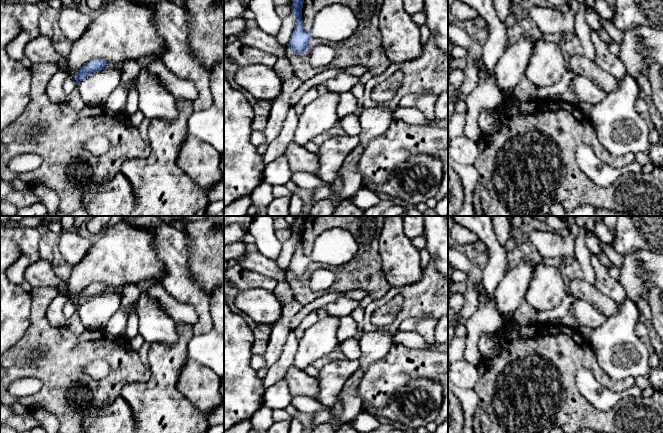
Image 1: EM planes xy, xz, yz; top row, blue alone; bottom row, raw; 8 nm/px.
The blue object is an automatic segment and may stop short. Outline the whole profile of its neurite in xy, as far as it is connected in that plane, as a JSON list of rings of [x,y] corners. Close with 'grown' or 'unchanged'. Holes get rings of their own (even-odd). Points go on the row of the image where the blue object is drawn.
[[[92,59],[84,64],[77,72],[77,75],[73,77],[77,82],[81,81],[89,73],[102,70],[106,68],[107,61],[103,59]]] | unchanged

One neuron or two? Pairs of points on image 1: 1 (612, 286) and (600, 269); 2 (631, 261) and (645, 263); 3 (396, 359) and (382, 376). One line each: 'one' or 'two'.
1: one
2: one
3: one

